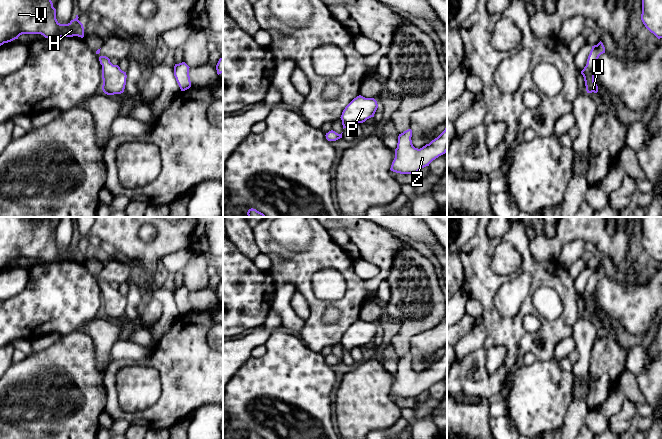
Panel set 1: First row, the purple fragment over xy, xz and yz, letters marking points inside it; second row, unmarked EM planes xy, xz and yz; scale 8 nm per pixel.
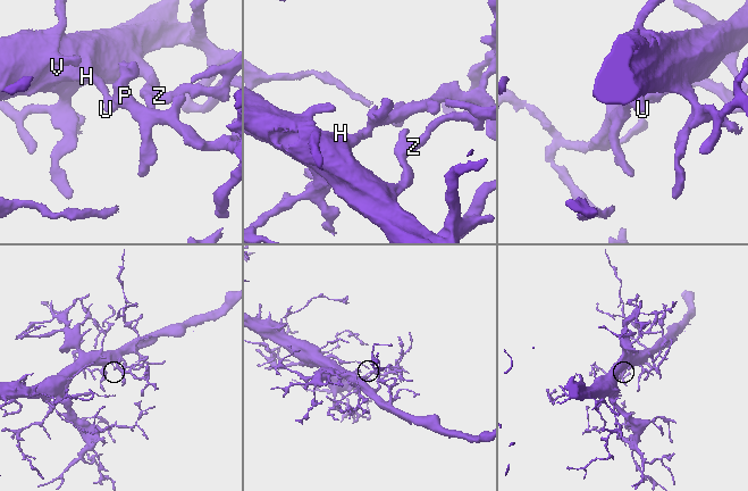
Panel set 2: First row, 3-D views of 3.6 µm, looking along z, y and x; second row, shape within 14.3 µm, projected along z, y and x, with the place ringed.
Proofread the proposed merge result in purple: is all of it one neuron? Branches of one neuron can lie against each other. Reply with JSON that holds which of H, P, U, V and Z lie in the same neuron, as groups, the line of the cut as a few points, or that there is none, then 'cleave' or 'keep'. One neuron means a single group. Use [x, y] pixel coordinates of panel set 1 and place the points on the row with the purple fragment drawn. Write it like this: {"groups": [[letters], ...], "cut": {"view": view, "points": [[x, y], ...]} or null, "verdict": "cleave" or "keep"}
{"groups": [["H", "P", "U", "V", "Z"]], "cut": null, "verdict": "keep"}

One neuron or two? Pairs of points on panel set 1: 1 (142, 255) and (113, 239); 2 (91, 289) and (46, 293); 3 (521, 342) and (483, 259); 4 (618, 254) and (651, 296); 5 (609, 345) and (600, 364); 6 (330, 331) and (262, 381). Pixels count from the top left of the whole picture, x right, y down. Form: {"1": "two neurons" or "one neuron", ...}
{"1": "one neuron", "2": "one neuron", "3": "one neuron", "4": "two neurons", "5": "one neuron", "6": "two neurons"}

